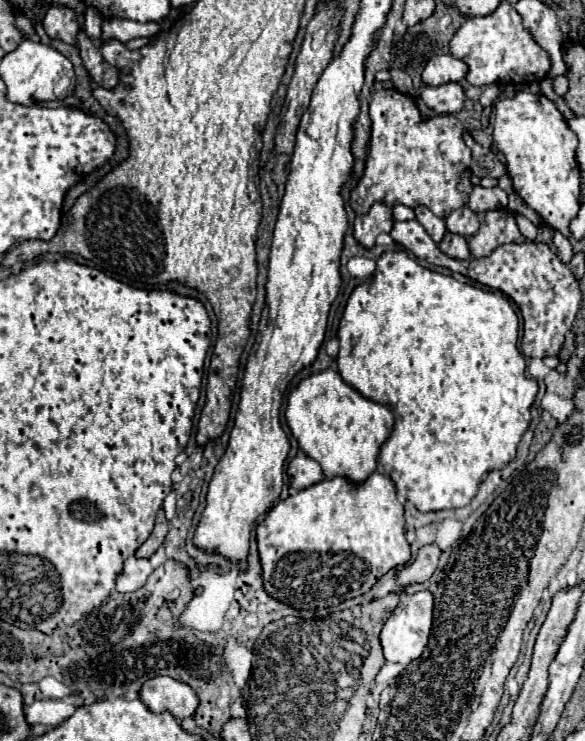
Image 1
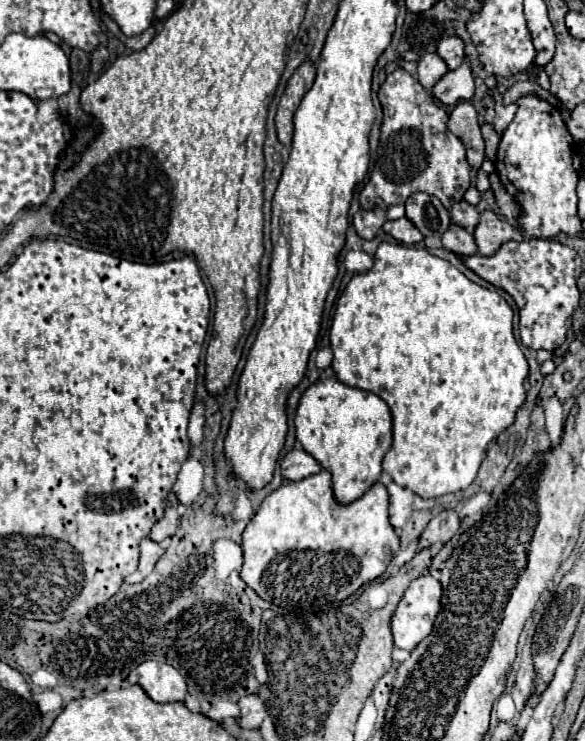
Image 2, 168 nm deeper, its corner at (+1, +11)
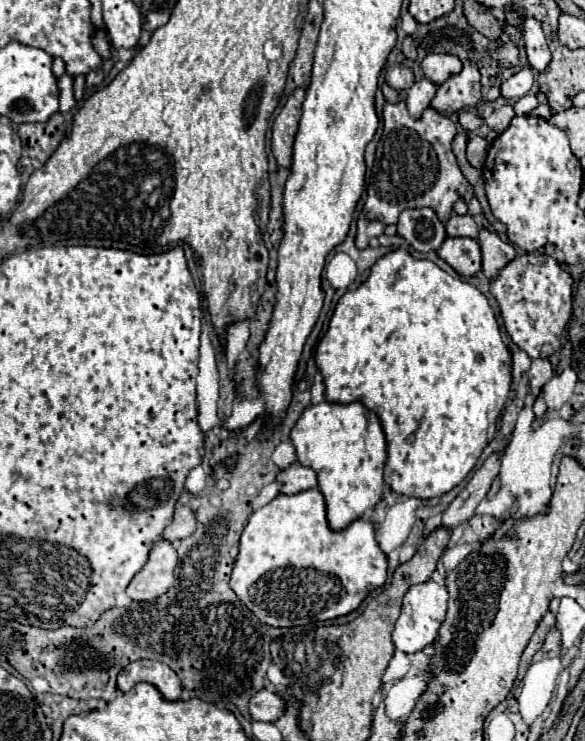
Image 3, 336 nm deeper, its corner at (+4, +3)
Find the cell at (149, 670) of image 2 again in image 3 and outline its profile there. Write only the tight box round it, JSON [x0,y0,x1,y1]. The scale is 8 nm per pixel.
[118,661,182,701]

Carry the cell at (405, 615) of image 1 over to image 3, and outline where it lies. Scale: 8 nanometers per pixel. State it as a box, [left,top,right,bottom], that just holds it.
[392,581,448,653]

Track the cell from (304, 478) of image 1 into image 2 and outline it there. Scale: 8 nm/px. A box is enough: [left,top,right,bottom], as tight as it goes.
[281,449,321,481]

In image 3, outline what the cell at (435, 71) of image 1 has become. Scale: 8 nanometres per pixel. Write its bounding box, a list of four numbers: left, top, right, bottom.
[406,77,436,117]

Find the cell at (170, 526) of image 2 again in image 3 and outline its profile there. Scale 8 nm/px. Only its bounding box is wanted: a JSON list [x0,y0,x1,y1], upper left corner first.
[162,490,196,541]

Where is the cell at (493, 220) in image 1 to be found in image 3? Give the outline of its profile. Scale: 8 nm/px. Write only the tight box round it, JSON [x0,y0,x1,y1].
[478,229,516,279]

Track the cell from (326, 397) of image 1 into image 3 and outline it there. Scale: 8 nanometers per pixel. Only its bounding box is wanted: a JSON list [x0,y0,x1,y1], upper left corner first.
[290,401,386,531]

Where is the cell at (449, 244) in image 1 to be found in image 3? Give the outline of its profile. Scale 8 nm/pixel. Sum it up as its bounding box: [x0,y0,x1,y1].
[438,237,482,277]

